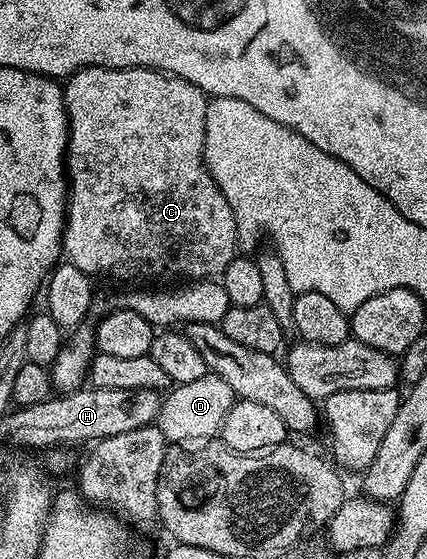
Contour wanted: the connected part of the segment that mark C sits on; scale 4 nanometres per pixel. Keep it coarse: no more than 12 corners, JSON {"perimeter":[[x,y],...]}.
{"perimeter":[[66,78],[62,252],[190,283],[237,255],[207,94]]}

